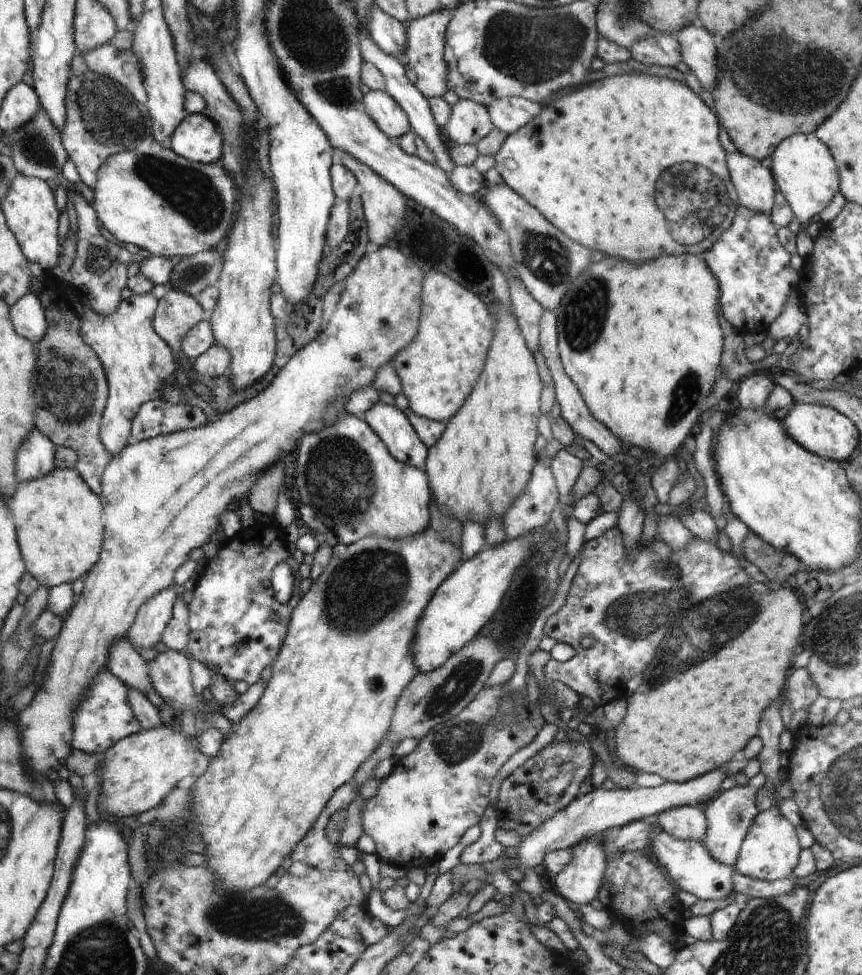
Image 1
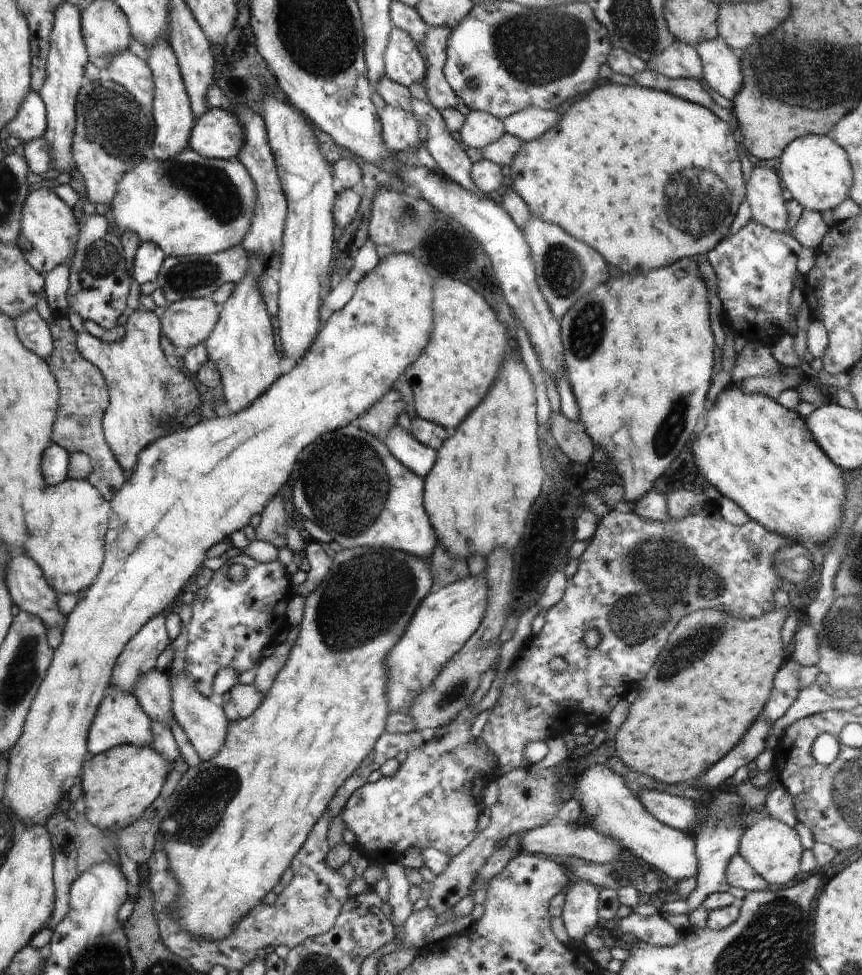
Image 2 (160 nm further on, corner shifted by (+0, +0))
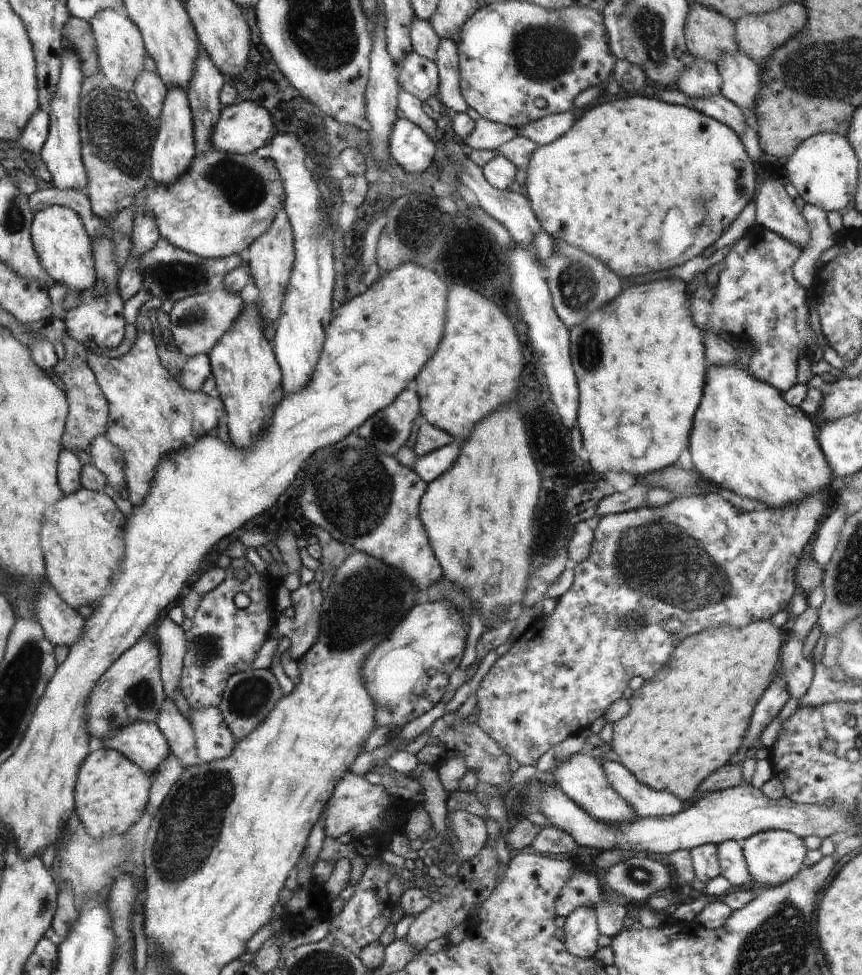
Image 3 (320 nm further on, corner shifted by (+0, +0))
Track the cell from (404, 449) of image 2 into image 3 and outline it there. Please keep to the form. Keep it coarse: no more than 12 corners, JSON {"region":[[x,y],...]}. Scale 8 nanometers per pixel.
{"region":[[450,443],[417,458],[413,470],[427,483],[456,462],[460,445]]}

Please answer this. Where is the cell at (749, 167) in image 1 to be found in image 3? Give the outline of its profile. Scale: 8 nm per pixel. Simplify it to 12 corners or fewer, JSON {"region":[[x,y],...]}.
{"region":[[780,175],[757,188],[755,224],[803,249],[811,230]]}

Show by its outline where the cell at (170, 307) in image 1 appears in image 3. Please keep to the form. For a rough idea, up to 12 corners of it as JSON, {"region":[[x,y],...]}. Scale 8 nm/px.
{"region":[[224,286],[181,298],[169,314],[188,358],[208,355],[245,302]]}

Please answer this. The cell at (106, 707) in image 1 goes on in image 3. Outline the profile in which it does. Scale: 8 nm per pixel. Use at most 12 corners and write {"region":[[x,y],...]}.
{"region":[[135,722],[102,741],[155,776],[172,754],[156,723]]}

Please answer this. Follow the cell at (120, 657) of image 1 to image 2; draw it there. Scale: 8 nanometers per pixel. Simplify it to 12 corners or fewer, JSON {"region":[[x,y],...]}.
{"region":[[150,670],[132,693],[147,715],[170,728],[172,686]]}

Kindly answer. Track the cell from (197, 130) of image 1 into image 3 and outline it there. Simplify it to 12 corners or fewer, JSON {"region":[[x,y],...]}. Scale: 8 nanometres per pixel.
{"region":[[242,101],[221,110],[213,148],[247,155],[270,144],[272,114]]}

